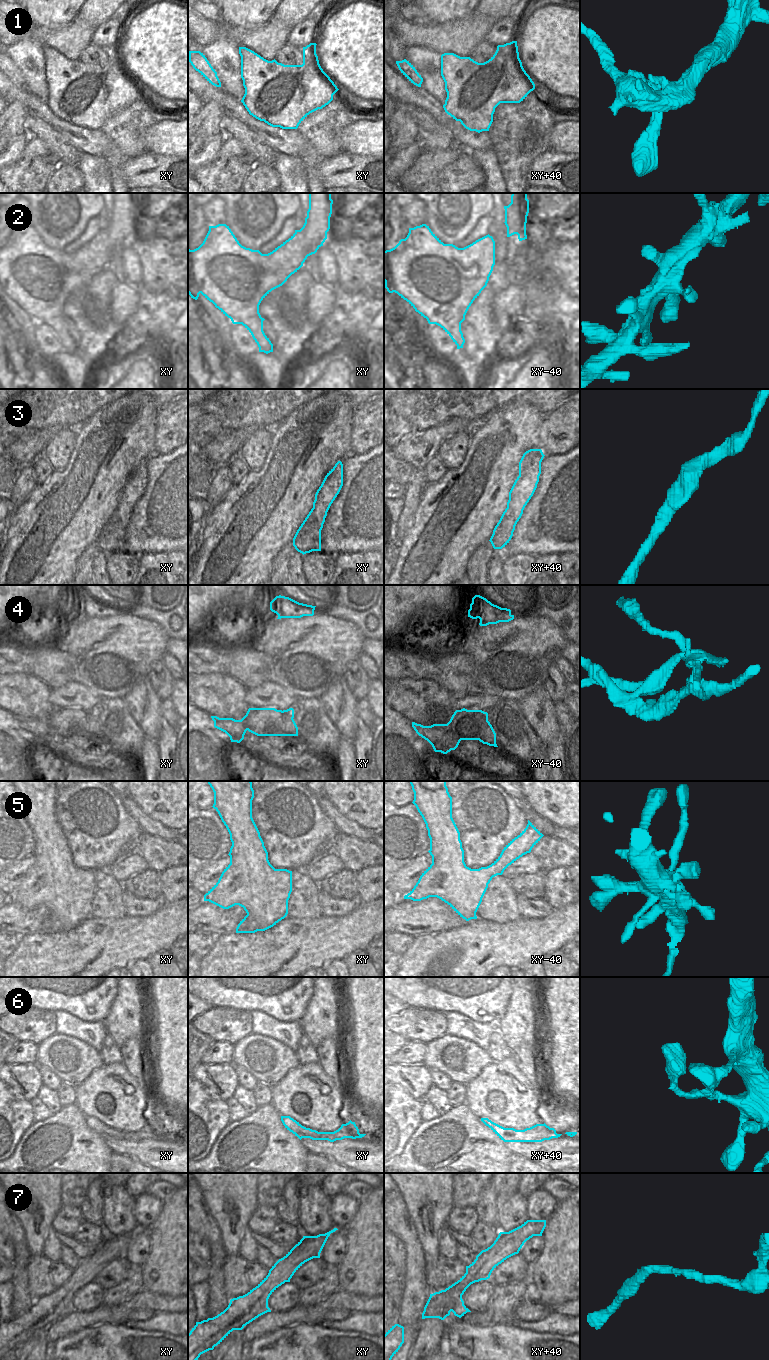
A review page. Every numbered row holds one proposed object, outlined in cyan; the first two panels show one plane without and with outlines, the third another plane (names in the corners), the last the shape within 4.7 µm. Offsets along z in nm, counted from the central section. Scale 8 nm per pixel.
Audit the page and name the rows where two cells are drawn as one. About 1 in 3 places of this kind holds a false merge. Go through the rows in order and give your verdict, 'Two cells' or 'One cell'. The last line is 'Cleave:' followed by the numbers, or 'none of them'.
1: One cell
2: One cell
3: One cell
4: Two cells
5: One cell
6: One cell
7: One cell
Cleave: 4

